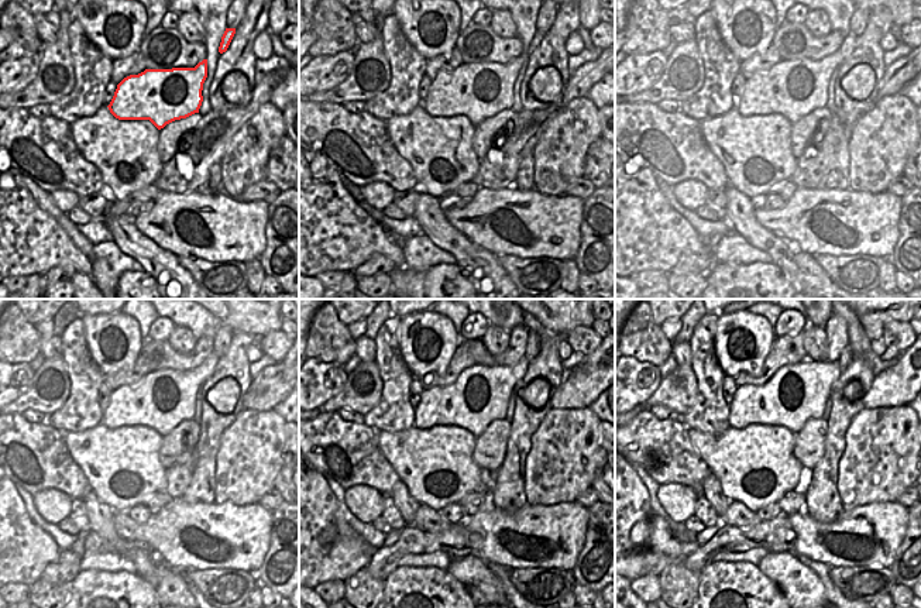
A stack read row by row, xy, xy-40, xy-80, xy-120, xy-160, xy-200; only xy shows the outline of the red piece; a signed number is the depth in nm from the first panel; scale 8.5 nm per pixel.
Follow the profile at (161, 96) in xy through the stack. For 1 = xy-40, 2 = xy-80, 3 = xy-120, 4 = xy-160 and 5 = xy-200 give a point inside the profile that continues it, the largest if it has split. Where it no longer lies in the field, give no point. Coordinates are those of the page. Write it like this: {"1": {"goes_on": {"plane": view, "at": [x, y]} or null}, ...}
{"1": {"goes_on": {"plane": "xy-40", "at": [477, 90]}}, "2": {"goes_on": {"plane": "xy-80", "at": [793, 89]}}, "3": {"goes_on": {"plane": "xy-120", "at": [161, 399]}}, "4": {"goes_on": {"plane": "xy-160", "at": [480, 395]}}, "5": {"goes_on": {"plane": "xy-200", "at": [794, 394]}}}

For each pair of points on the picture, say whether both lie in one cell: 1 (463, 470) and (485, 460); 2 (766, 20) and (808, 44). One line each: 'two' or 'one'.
1: two
2: two

